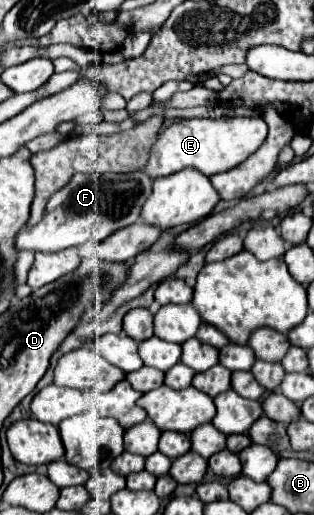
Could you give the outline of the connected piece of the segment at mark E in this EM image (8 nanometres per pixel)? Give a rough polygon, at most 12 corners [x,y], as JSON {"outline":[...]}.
{"outline":[[261,116],[177,120],[143,172],[227,172],[267,138]]}

